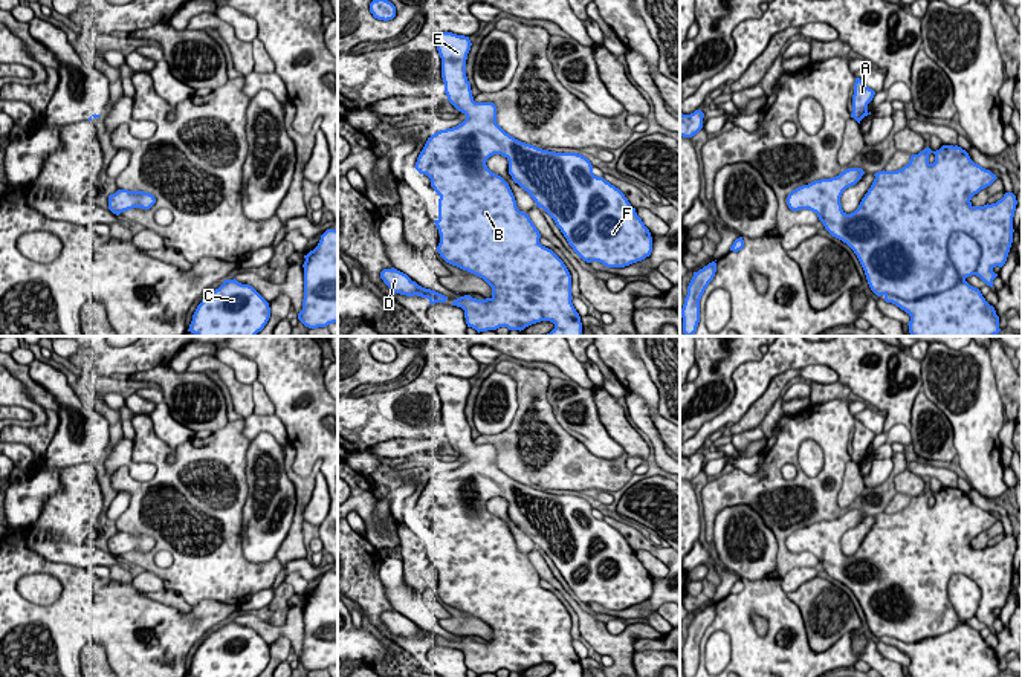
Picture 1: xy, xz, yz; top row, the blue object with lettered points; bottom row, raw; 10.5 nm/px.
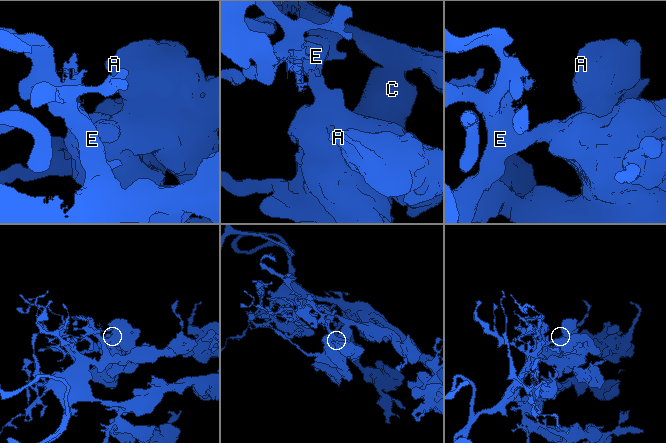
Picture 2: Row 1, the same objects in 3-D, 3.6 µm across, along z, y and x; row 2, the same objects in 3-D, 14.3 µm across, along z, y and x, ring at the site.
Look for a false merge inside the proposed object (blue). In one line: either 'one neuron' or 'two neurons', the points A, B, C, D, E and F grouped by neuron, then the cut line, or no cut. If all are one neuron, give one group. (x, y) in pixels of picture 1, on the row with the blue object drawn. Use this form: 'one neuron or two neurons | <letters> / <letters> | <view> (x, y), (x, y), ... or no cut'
one neuron | A B C D E F | no cut

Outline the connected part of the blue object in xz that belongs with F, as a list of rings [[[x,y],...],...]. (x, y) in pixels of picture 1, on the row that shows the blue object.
[[[441,32],[434,41],[441,58],[448,101],[466,119],[428,138],[414,168],[431,179],[431,186],[440,196],[438,219],[434,220],[440,234],[437,252],[446,263],[483,278],[492,287],[490,298],[464,295],[454,300],[452,306],[464,310],[467,327],[478,333],[500,327],[521,332],[532,324],[550,321],[555,329],[545,336],[582,336],[581,316],[571,303],[571,275],[567,266],[539,243],[539,231],[529,214],[518,209],[509,183],[487,168],[487,159],[501,154],[509,160],[513,182],[555,220],[568,245],[587,263],[625,267],[645,260],[652,252],[649,229],[625,194],[593,173],[585,156],[521,142],[496,124],[493,102],[474,101],[466,76],[466,60],[472,46],[469,37]]]

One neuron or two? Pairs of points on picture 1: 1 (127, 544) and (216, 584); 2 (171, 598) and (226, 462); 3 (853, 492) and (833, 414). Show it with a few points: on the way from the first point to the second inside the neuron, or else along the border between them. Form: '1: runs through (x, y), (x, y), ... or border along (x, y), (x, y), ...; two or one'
1: runs through (148, 563), (162, 573), (193, 575); one
2: border along (165, 587), (176, 592), (191, 607); two
3: border along (850, 459), (837, 500); two

